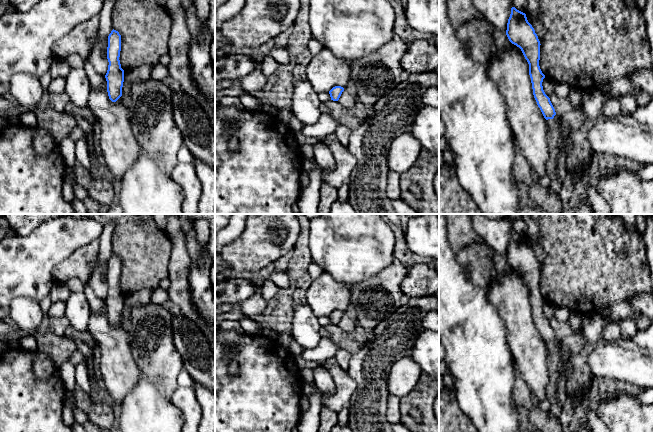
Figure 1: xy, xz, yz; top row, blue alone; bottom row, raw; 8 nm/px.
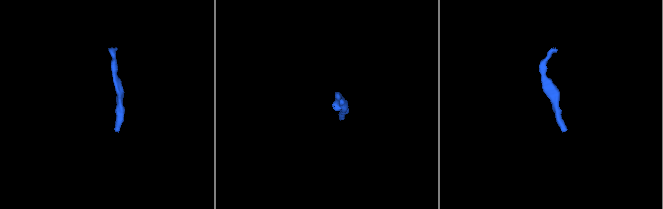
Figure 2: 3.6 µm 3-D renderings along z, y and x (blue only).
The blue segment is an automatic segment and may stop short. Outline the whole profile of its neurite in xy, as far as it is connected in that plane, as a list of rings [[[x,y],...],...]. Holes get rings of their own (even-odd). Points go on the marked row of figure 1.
[[[113,29],[108,36],[107,59],[109,65],[105,75],[108,96],[112,102],[116,102],[122,96],[124,70],[121,68],[119,60],[120,51],[121,35]]]

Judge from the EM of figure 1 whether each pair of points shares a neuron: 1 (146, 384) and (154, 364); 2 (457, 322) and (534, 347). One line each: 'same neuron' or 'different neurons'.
1: different neurons
2: different neurons

